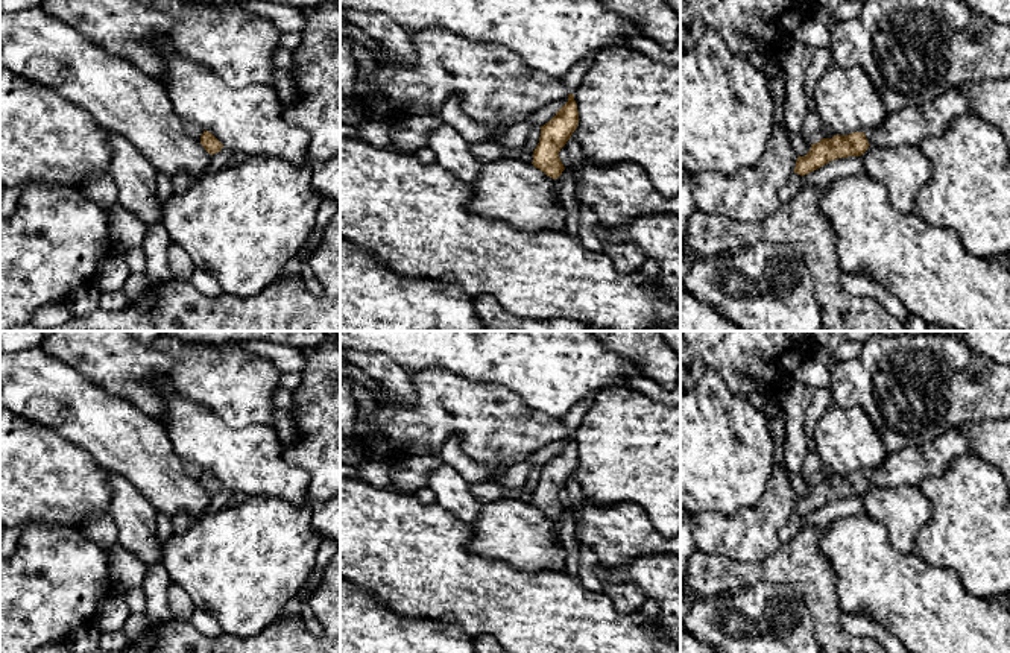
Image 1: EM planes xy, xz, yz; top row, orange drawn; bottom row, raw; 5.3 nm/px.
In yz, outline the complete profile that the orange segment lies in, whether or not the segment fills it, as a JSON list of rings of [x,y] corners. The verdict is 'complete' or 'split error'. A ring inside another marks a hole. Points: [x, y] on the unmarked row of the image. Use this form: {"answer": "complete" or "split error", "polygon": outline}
{"answer": "split error", "polygon": [[[958,427],[949,428],[925,445],[887,454],[878,468],[822,478],[811,484],[805,497],[797,497],[794,513],[805,516],[829,501],[861,497],[870,486],[919,486],[923,478],[940,475],[952,460],[966,454],[974,454],[969,437]]]}

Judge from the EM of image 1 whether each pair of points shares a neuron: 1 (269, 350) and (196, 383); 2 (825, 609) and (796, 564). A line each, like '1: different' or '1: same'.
1: different
2: same

